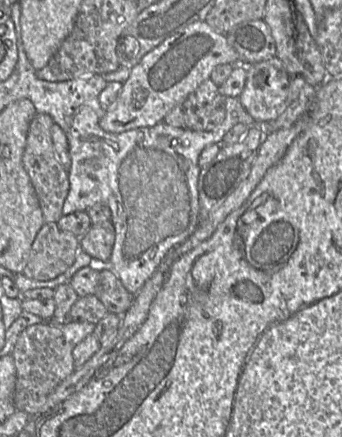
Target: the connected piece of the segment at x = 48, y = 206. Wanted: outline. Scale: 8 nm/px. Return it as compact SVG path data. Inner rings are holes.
M36 113L29 126L22 157L24 168L39 200L45 223L57 223L63 216L62 208L70 189L68 172L58 160L54 150L51 138L53 125L54 121L48 114Z

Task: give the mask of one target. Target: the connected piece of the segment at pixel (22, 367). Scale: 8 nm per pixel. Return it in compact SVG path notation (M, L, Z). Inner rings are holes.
M48 321L27 327L18 337L12 351L16 367L14 405L27 414L41 414L51 409L51 395L56 387L77 369L73 350L87 336L93 334L96 325L91 322L64 323Z

